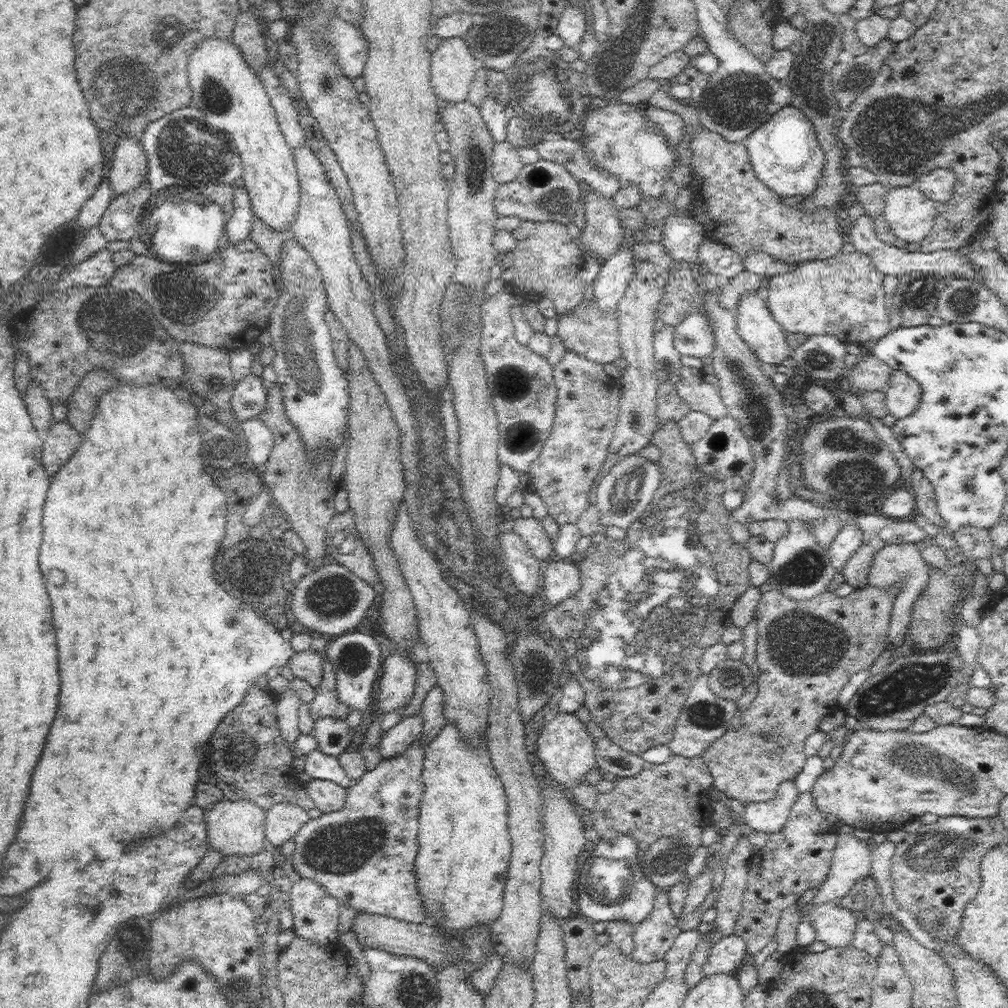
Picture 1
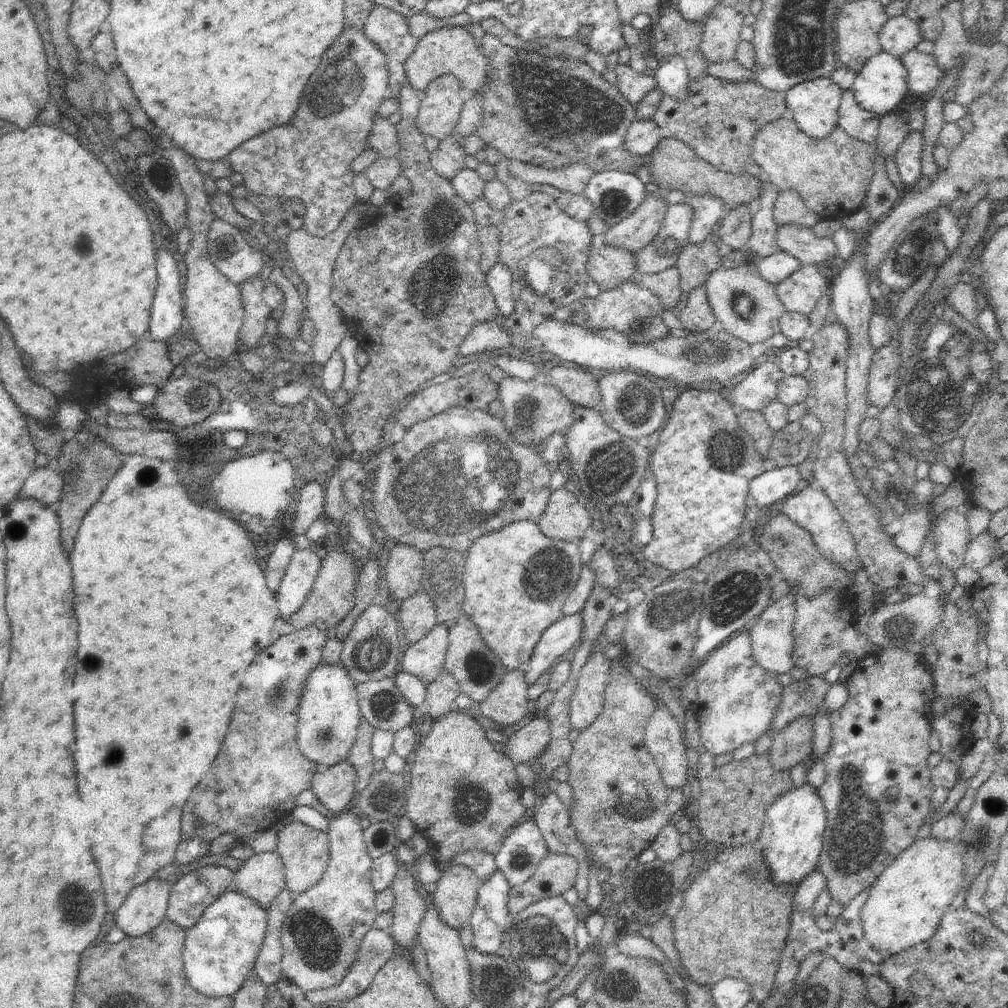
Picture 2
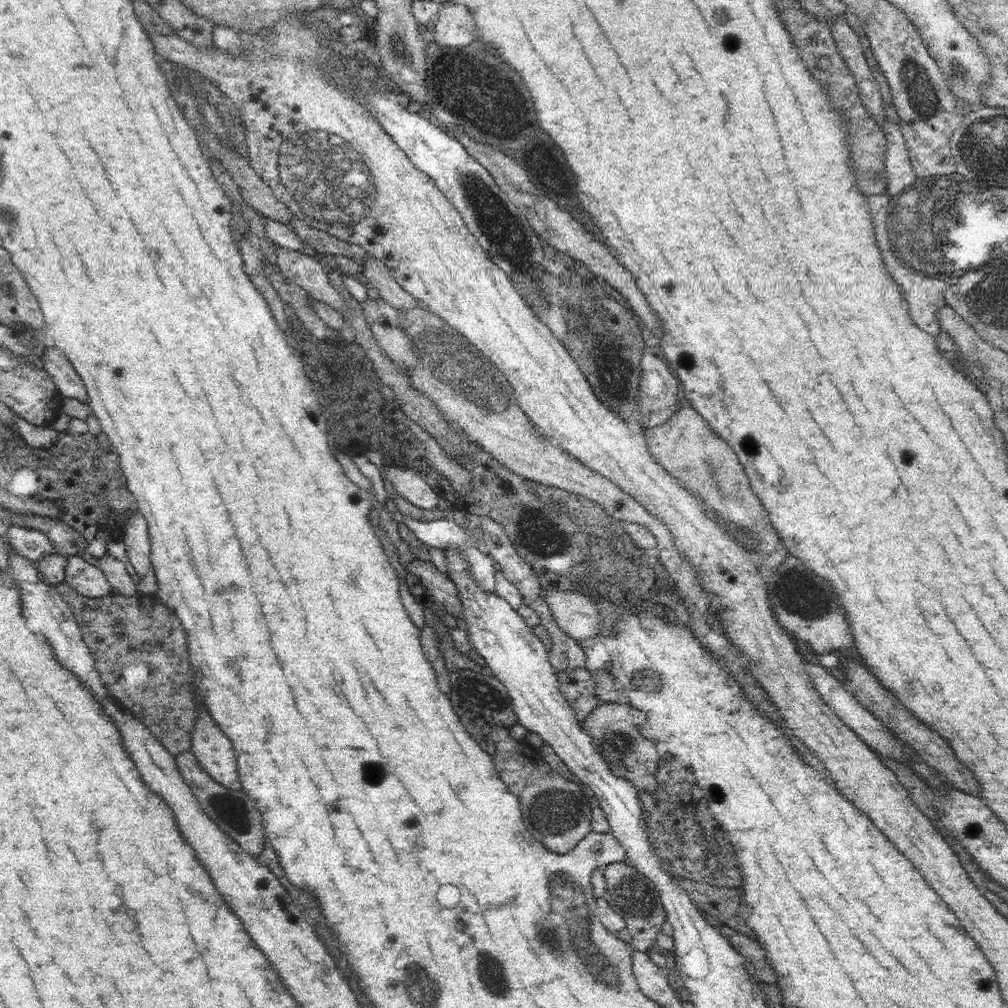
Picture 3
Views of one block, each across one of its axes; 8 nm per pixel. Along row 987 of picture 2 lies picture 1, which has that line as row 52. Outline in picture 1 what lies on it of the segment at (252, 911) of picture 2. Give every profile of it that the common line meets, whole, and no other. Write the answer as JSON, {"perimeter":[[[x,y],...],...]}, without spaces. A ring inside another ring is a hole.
{"perimeter":[[[206,37],[194,47],[190,53],[187,68],[189,88],[191,89],[192,106],[200,110],[206,125],[224,132],[230,143],[240,153],[242,161],[242,179],[246,191],[250,195],[254,217],[260,217],[274,231],[280,231],[286,237],[290,233],[290,225],[296,219],[300,200],[299,176],[294,162],[293,150],[286,143],[284,134],[278,124],[276,111],[271,106],[268,93],[259,75],[250,69],[242,51],[238,50],[233,39]]]}

